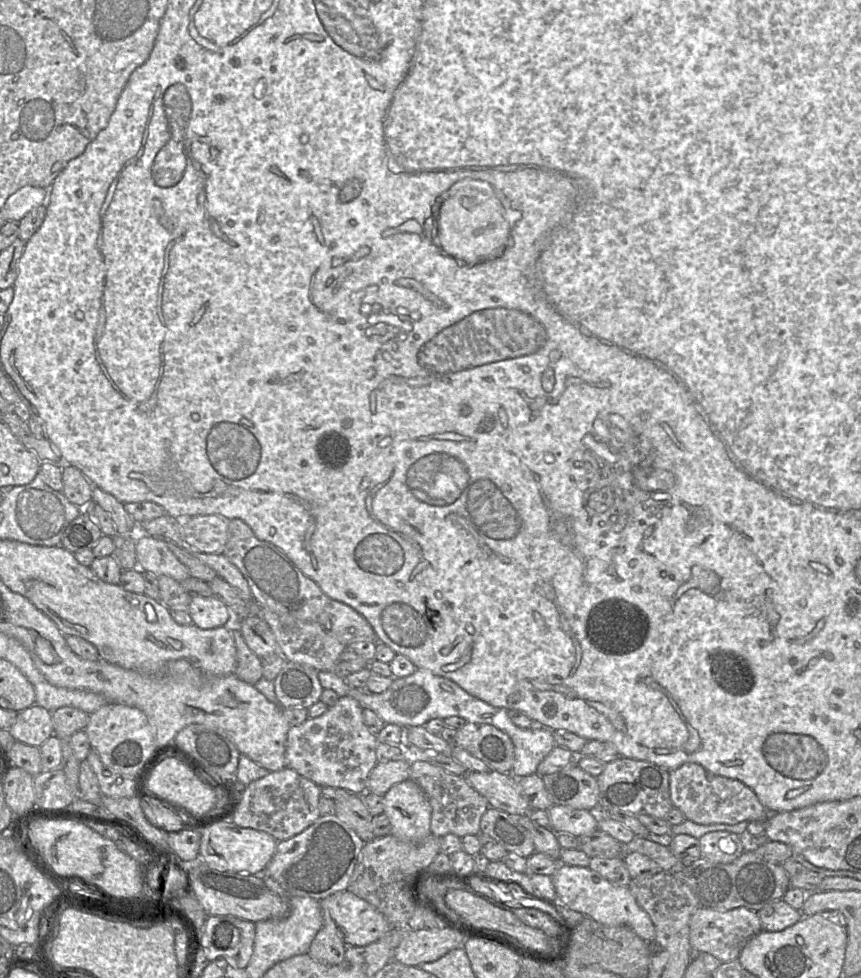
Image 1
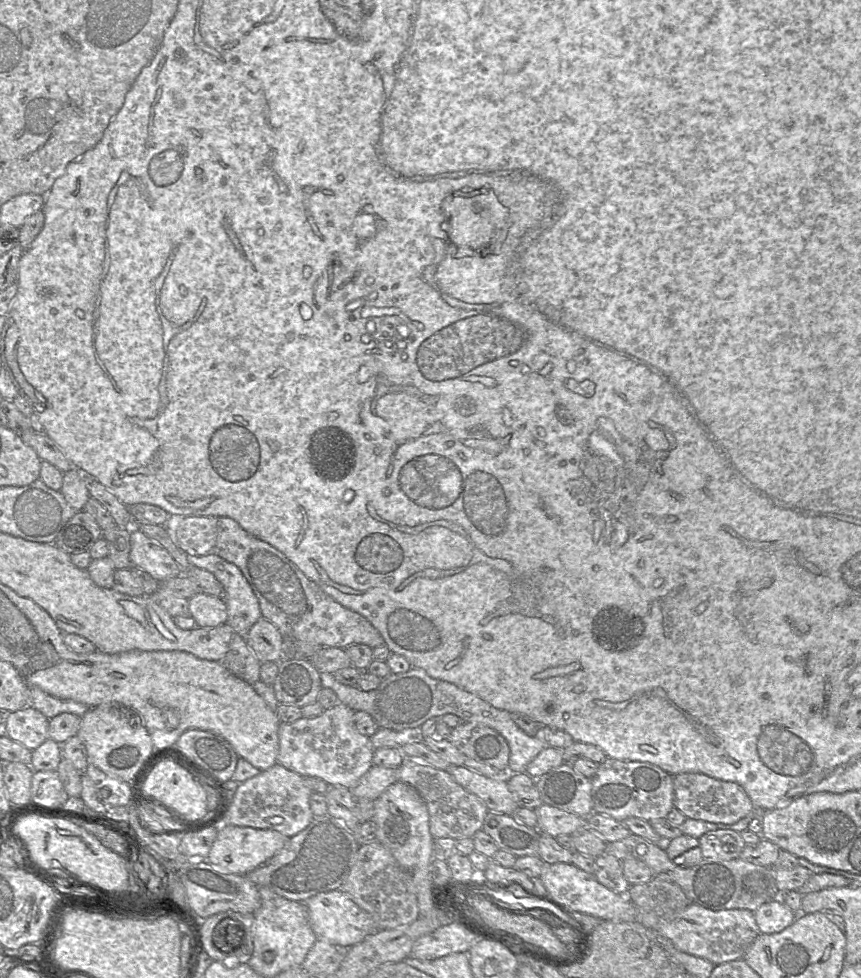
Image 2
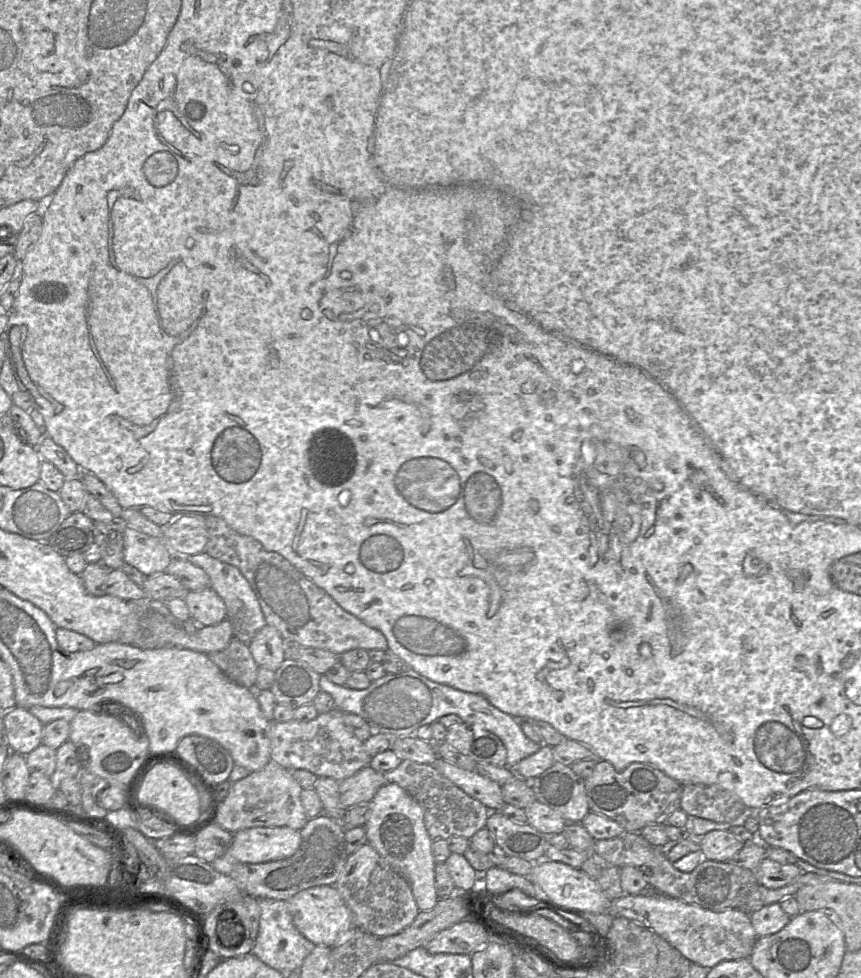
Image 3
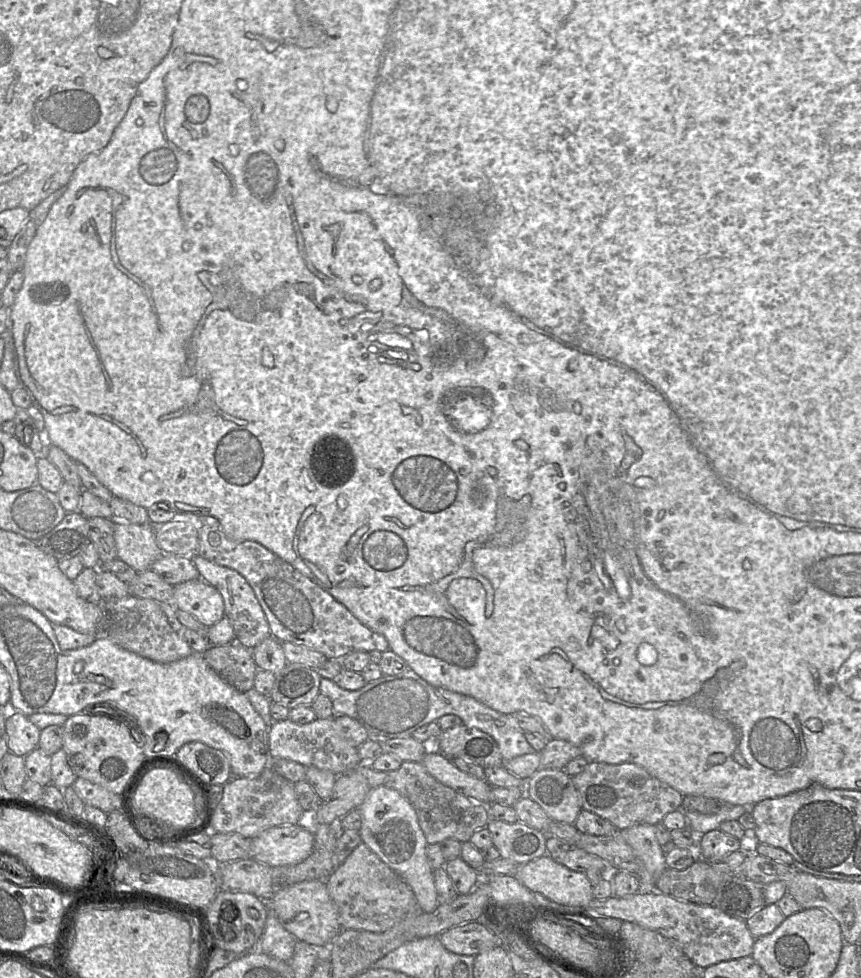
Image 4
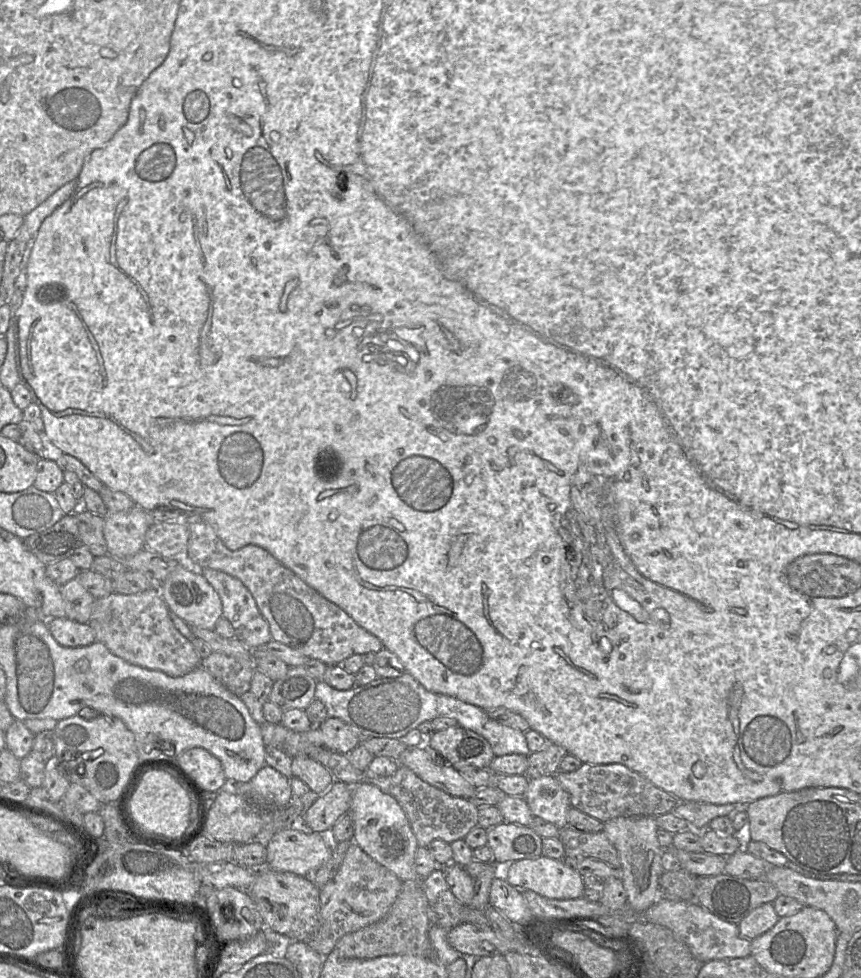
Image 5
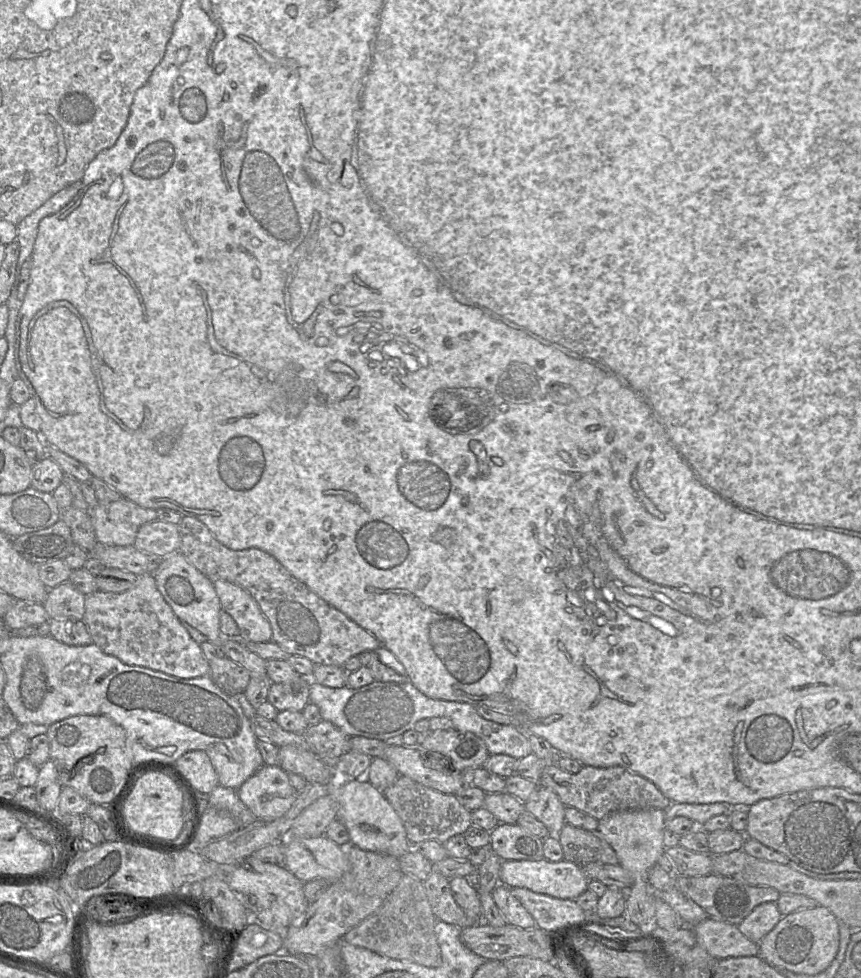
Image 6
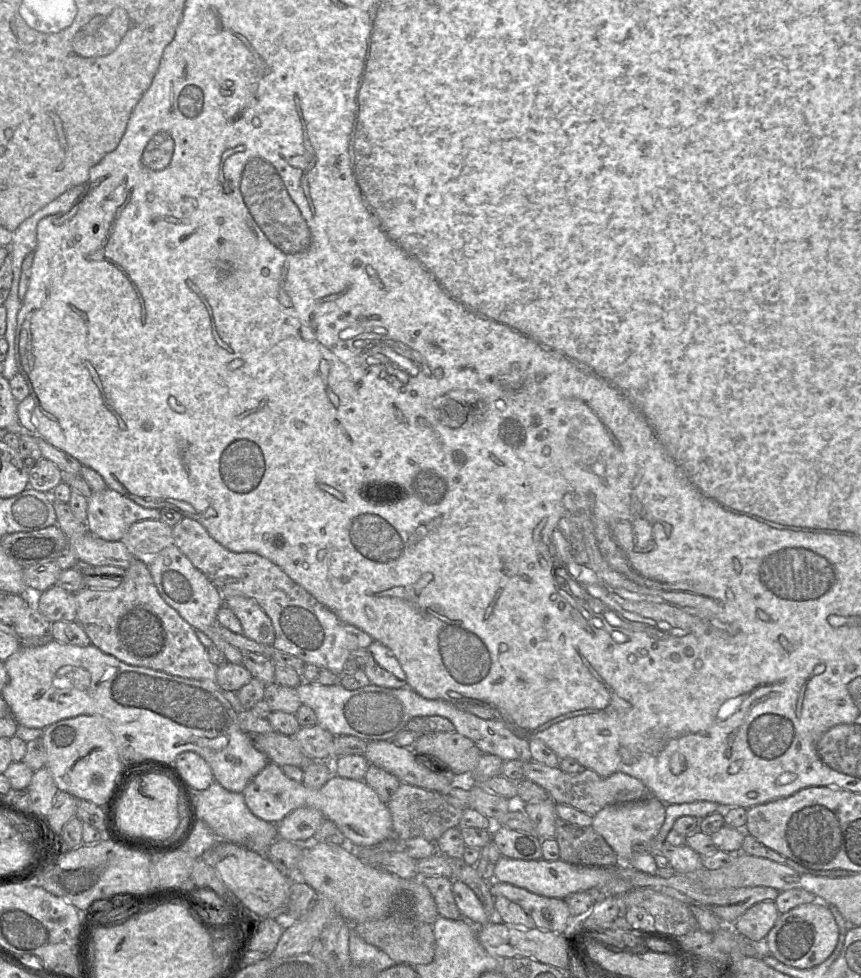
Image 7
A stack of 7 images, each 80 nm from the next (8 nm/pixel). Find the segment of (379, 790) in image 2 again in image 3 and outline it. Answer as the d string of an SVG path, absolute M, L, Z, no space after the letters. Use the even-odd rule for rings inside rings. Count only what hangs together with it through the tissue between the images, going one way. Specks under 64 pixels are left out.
M369 766L338 782L339 804L343 810L358 804L368 804L377 790L386 783L383 772Z

